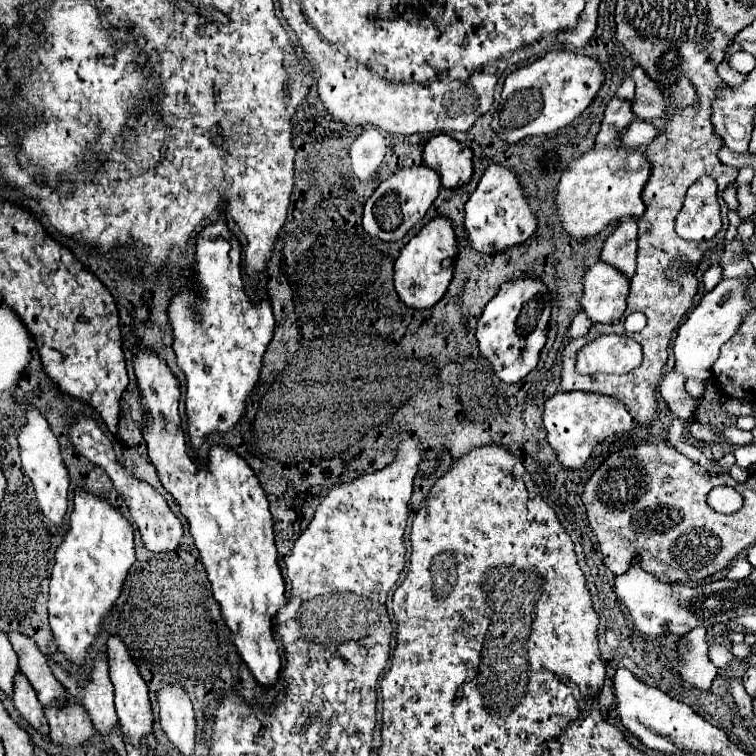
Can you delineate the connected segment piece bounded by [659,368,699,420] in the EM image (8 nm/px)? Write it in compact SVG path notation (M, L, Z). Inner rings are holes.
M673 368L669 374L665 374L665 378L659 384L659 394L661 394L663 402L681 420L693 418L693 414L699 406L699 398L693 398L685 390L685 382L687 382L687 376L681 376L681 372L677 372Z

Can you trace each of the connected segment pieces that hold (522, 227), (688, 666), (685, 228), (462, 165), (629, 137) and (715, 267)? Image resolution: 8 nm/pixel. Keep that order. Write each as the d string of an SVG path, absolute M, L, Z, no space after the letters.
M491 164L485 170L477 190L471 194L469 202L465 204L465 230L469 234L471 246L477 252L487 252L487 254L495 254L515 244L523 244L527 238L535 234L537 216L533 208L527 204L519 176L513 168L503 164Z
M693 628L685 636L681 636L677 650L681 652L681 660L685 662L679 670L679 676L695 688L709 690L715 680L715 666L707 656L707 630Z
M711 176L699 178L687 192L685 204L677 216L677 234L686 240L705 241L721 228L717 182Z
M447 134L433 136L425 144L423 164L441 174L443 188L461 188L473 176L473 152Z
M635 120L627 132L621 136L621 146L627 148L641 148L653 142L653 138L657 138L661 132L651 124L651 122L643 122L643 120Z
M713 264L703 275L703 286L705 292L709 292L722 280L722 267L719 264Z

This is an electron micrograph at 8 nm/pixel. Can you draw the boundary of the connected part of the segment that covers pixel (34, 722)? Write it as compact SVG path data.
M17 672L15 676L15 686L13 686L13 702L17 706L17 710L21 712L21 716L43 736L49 734L49 724L47 718L43 714L41 702L37 700L37 694L33 692L33 686L29 684L29 680L25 680L23 672Z

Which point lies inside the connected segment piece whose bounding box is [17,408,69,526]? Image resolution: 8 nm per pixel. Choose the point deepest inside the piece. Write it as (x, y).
(42, 462)

